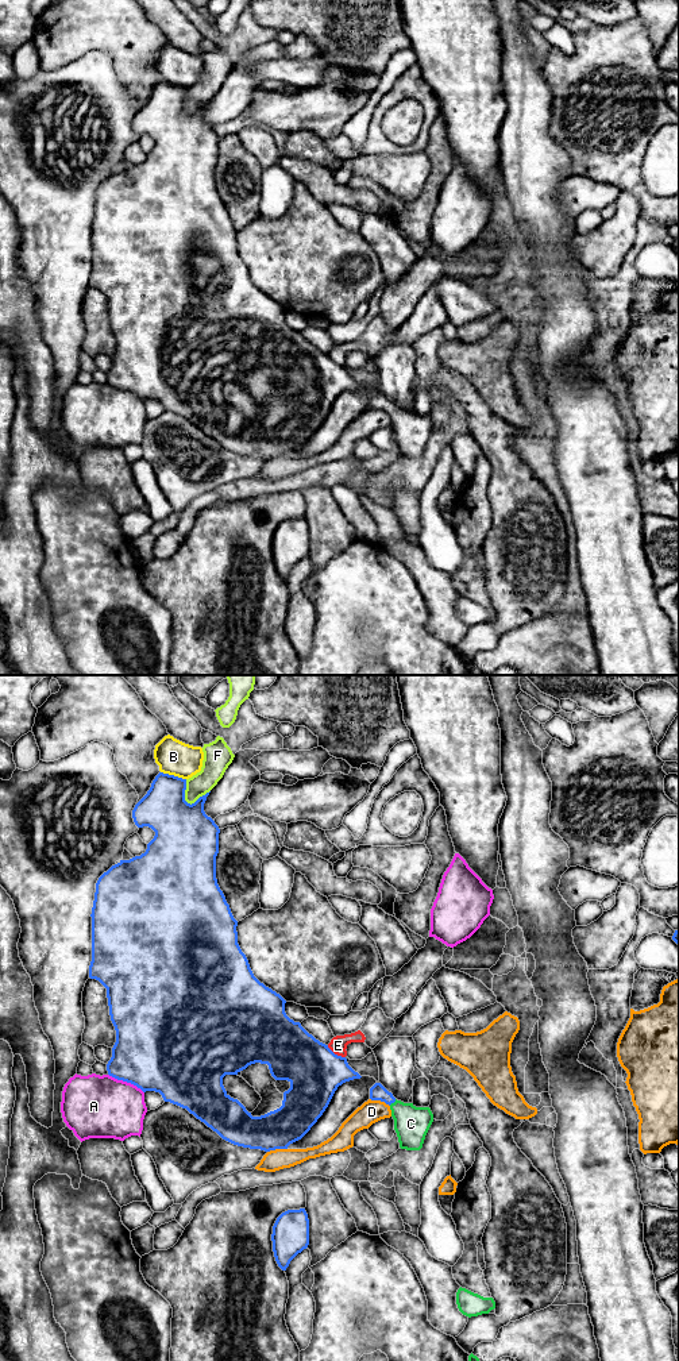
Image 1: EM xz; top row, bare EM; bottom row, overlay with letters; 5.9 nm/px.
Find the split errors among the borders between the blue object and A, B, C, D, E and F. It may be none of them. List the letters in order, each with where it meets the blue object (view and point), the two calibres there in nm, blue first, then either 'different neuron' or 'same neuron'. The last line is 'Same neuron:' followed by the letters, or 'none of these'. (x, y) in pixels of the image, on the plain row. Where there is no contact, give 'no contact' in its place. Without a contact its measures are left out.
A: contact xz (126, 389); calibres 480 and 380 nm; different neuron
B: contact xz (173, 84); calibres 280 and 200 nm; different neuron
C: contact xz (392, 411); calibres 100 and 200 nm; same neuron
D: contact xz (379, 408); calibres 100 and 140 nm; different neuron
E: contact xz (336, 363); calibres 320 and 100 nm; different neuron
F: contact xz (197, 108); calibres 380 and 150 nm; different neuron
Same neuron: C

